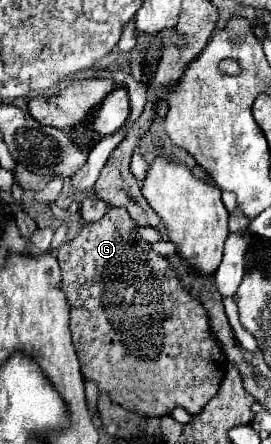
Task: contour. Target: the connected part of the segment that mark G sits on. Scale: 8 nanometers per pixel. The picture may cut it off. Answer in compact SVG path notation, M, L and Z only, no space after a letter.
M108 206L108 210L102 216L102 220L84 224L78 230L74 240L70 240L70 242L60 246L56 258L58 258L60 270L62 270L62 290L66 292L66 298L70 302L70 306L72 306L70 330L72 330L72 342L74 342L74 348L76 348L76 354L78 354L78 360L80 360L82 376L86 380L92 380L98 386L98 392L108 394L108 398L114 404L118 404L118 406L122 406L122 408L126 408L130 412L138 412L142 416L166 416L166 414L172 414L174 408L186 408L186 412L190 412L192 416L200 414L202 408L208 404L208 400L220 388L220 380L222 380L224 368L226 368L226 354L224 354L222 346L218 344L218 340L214 338L214 334L210 330L208 312L202 306L202 302L196 296L192 296L188 292L188 288L182 286L182 282L176 276L170 260L166 256L154 252L148 242L144 242L144 240L140 240L136 236L136 222L130 218L130 214L124 208Z

